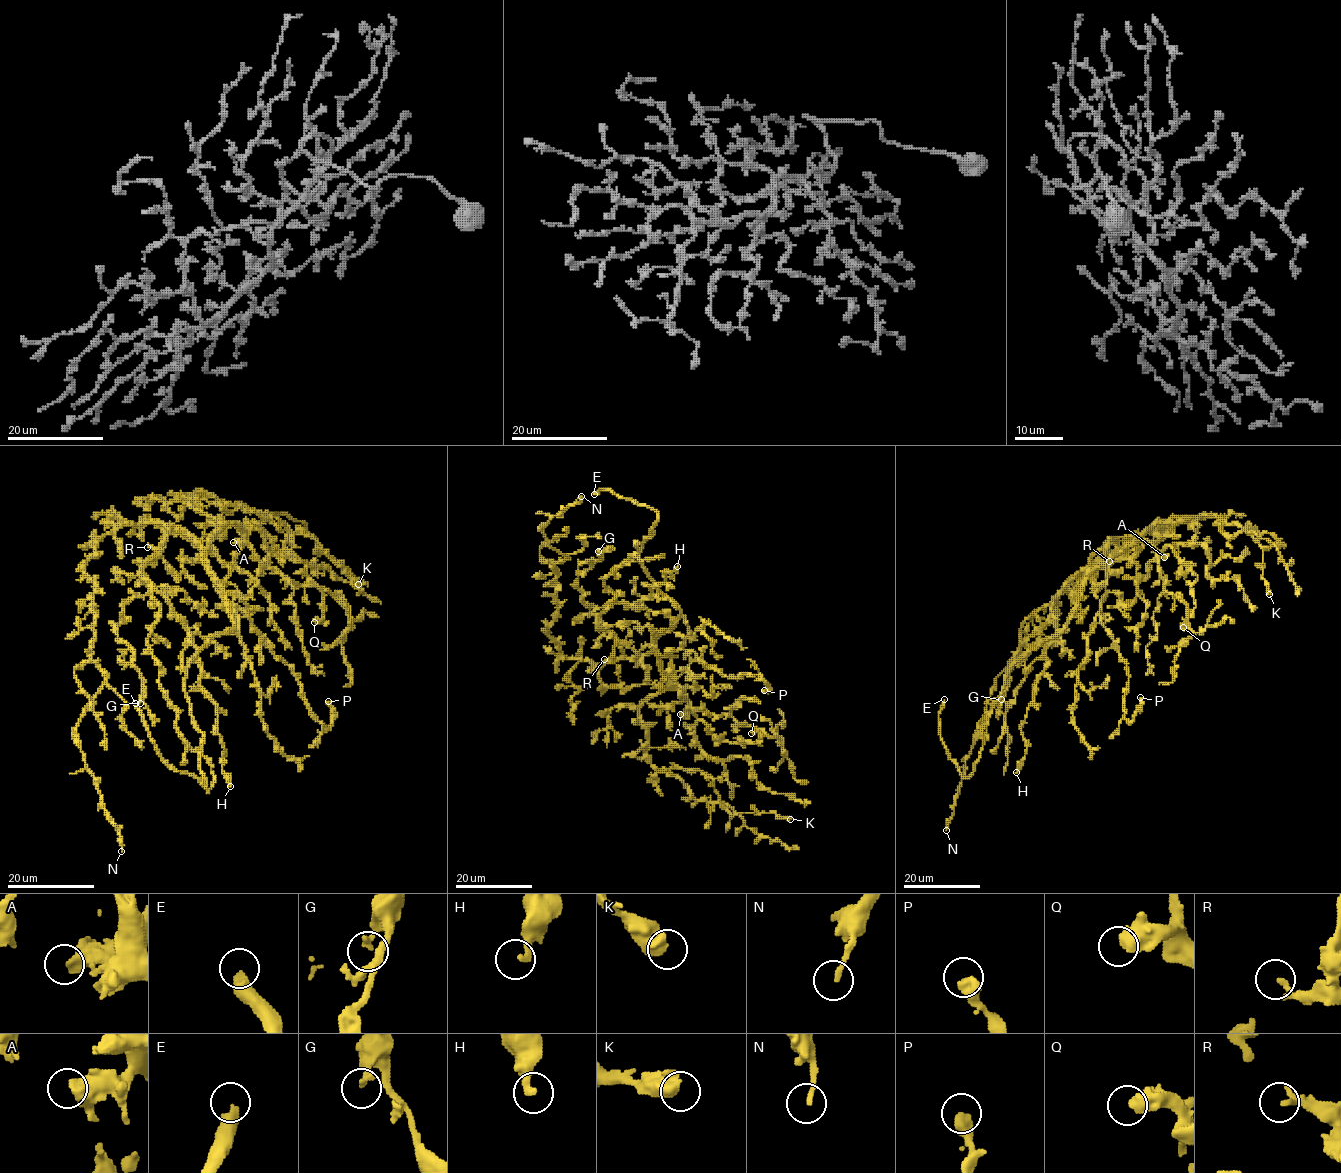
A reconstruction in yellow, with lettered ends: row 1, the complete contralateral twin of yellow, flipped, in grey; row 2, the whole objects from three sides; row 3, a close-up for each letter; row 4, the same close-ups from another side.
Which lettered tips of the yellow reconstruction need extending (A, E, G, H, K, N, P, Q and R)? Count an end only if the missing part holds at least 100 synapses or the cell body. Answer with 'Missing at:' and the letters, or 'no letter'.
Missing at: E

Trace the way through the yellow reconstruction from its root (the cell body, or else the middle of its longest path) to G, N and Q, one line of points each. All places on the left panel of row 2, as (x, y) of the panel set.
G: (177, 525), (142, 569), (148, 591), (125, 605), (117, 626), (142, 681), (140, 703)
N: (177, 525), (116, 526), (84, 564), (94, 584), (91, 660), (104, 685), (76, 731), (121, 851)
Q: (177, 525), (203, 547), (229, 523), (257, 529), (321, 591), (314, 622)

